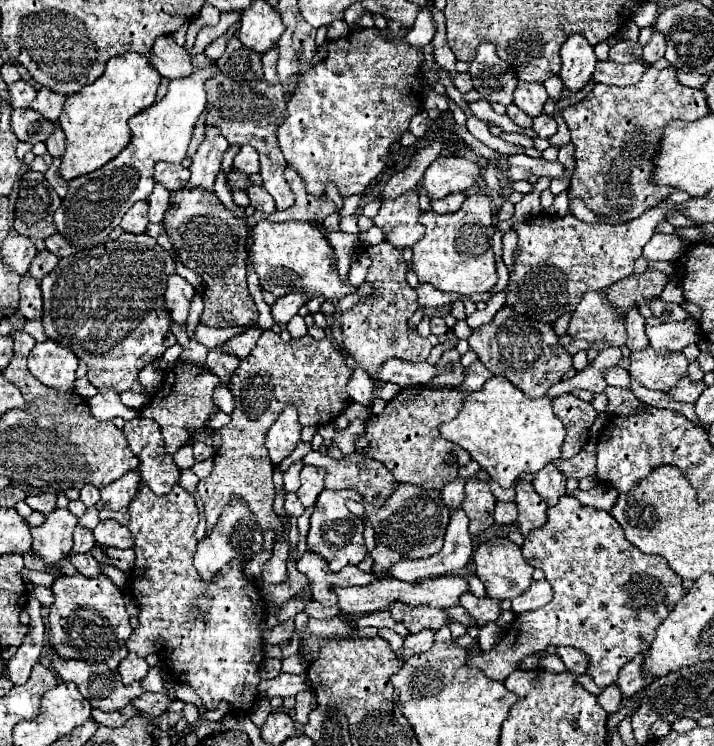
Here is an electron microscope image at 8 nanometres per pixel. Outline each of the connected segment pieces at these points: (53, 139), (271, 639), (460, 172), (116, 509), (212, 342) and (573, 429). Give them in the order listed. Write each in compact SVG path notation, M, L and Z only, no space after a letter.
M56 128L50 138L46 140L48 146L48 154L54 158L62 158L64 156L64 148L66 148L66 140L64 140L64 132L60 128Z
M294 619L278 623L270 632L264 635L264 642L271 645L279 645L282 641L288 641L294 633Z
M440 156L428 166L418 188L426 188L430 198L444 198L450 192L466 192L482 180L482 168L468 158Z
M126 472L118 480L100 488L102 498L96 504L96 508L100 512L100 520L112 518L120 524L128 524L128 520L130 520L128 504L134 500L138 488L140 488L138 472Z
M198 324L192 340L204 344L206 348L214 348L214 346L224 344L224 340L234 338L234 336L240 334L242 330L246 330L246 328L242 328L242 326L236 326L236 328L210 328L210 326Z
M562 394L554 398L552 406L554 406L554 414L564 422L568 432L562 444L562 458L568 460L576 456L588 442L588 430L598 414L590 402L584 402L574 394Z

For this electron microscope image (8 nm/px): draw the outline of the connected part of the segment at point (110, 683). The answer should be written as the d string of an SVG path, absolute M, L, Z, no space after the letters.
M52 656L52 664L62 680L74 682L82 696L92 704L92 708L100 708L106 712L120 710L140 694L144 694L142 682L122 686L118 672L108 670L106 664L88 664L78 660L62 660Z

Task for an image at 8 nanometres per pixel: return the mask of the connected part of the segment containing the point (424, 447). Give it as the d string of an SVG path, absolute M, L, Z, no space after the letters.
M412 386L394 396L382 414L374 414L366 420L366 432L356 438L356 452L364 452L380 460L388 470L394 470L394 480L400 484L416 484L420 488L442 490L448 482L458 478L458 470L472 458L464 448L452 444L440 436L438 426L444 420L452 420L464 406L468 392L460 388L430 388Z

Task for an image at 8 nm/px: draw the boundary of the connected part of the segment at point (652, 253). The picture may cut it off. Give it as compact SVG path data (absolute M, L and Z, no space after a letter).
M654 234L652 240L644 246L644 258L648 262L678 260L682 250L684 250L684 244L678 238L678 234Z

